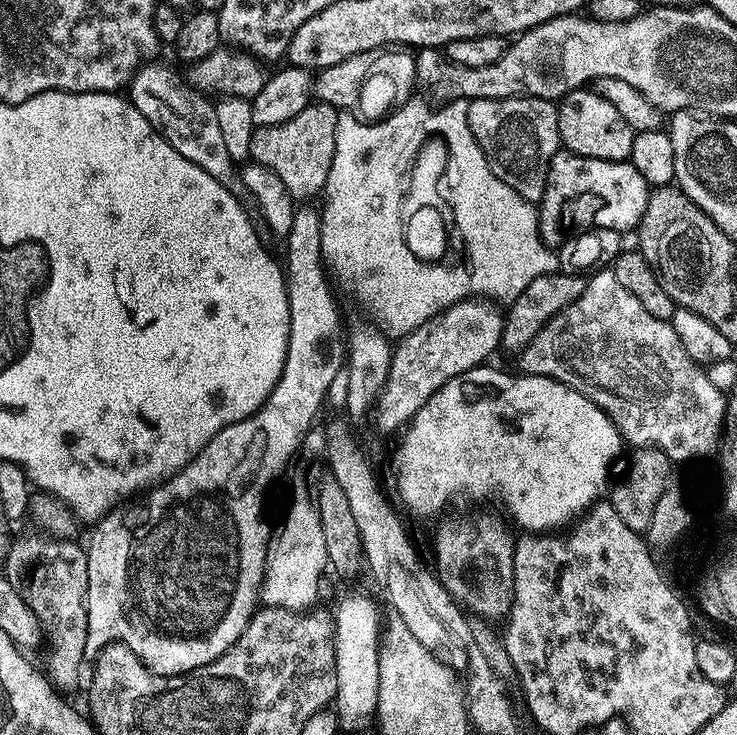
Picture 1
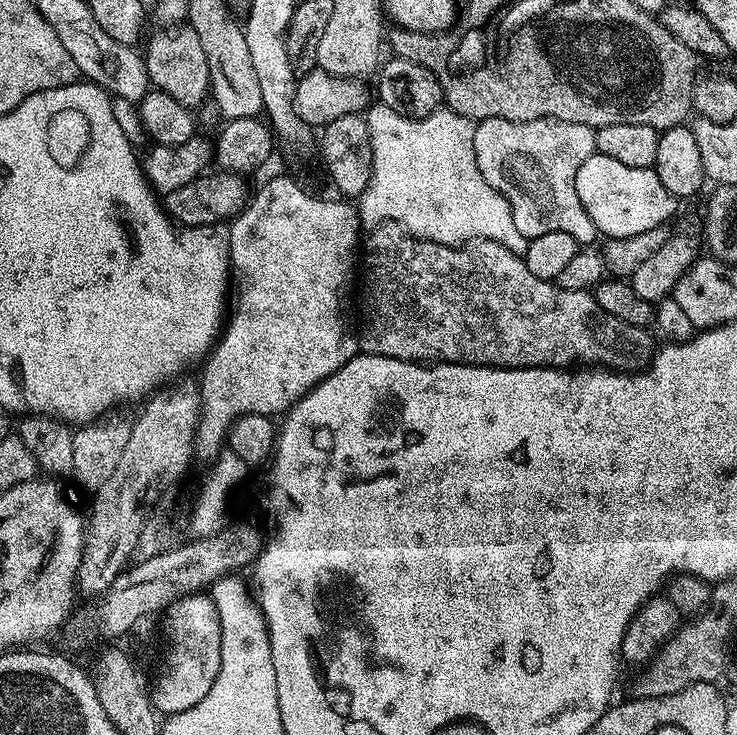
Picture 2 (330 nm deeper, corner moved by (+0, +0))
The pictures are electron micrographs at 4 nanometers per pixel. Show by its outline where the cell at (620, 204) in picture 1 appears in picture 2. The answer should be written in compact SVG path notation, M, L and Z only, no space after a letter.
M600 151L578 166L576 189L578 202L590 214L597 233L608 238L630 238L630 234L643 234L645 230L654 230L654 226L665 226L678 204L677 196L662 186L655 167L626 166Z

